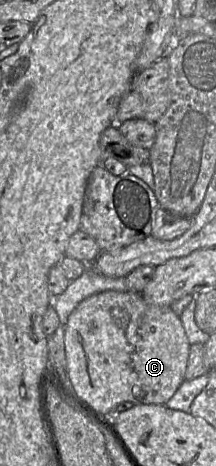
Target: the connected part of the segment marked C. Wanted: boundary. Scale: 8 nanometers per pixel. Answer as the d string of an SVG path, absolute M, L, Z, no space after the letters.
M105 291L92 295L78 304L78 306L70 314L65 327L65 355L68 379L70 387L74 392L93 408L112 415L113 409L120 403L130 401L134 404L158 404L166 405L169 399L175 394L181 383L185 380L185 372L187 369L190 342L185 333L181 317L177 316L171 306L158 306L145 300L141 293L127 291Z

